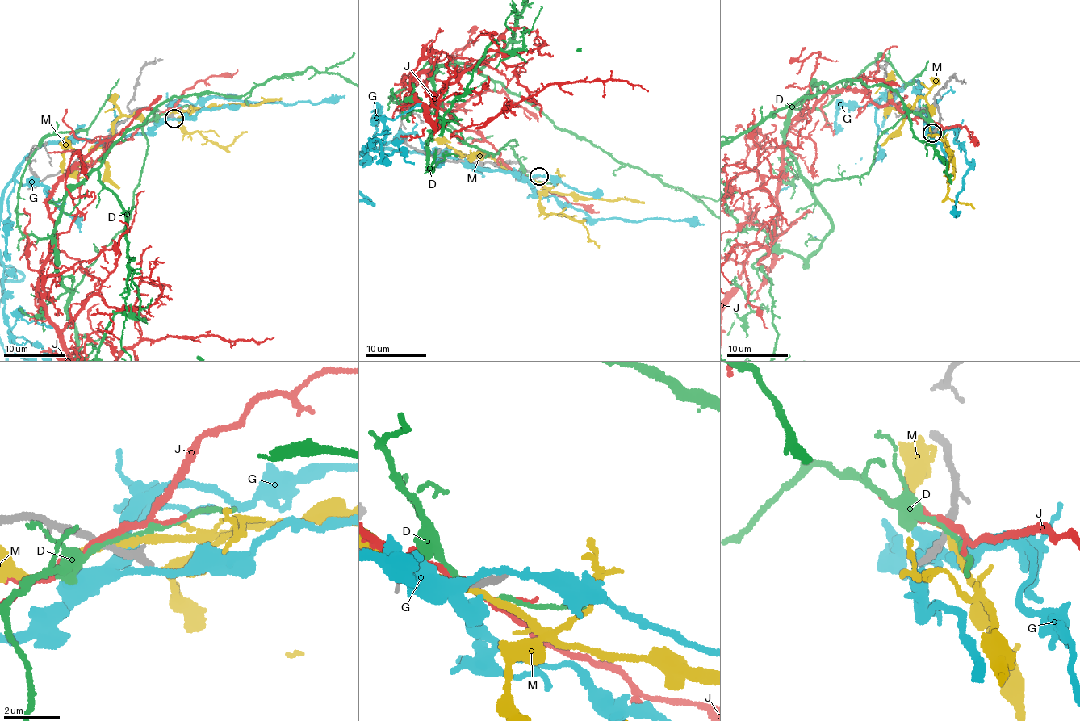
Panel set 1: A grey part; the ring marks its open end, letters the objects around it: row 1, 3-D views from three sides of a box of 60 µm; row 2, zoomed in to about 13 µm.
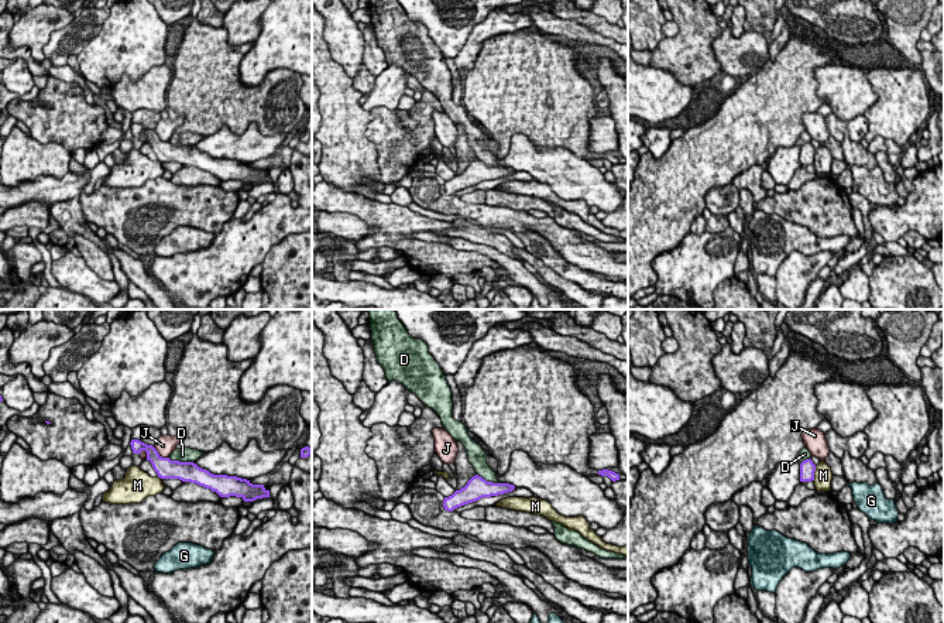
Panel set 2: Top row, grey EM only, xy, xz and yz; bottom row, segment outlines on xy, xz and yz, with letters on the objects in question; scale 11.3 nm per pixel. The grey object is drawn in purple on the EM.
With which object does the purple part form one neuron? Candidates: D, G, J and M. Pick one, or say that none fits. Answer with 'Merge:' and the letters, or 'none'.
Merge: none

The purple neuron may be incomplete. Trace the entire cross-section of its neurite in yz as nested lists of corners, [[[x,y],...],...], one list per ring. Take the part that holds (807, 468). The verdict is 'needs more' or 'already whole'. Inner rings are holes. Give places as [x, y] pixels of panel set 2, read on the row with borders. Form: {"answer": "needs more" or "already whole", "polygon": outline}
{"answer": "already whole", "polygon": [[[806,459],[800,463],[800,482],[814,480],[816,465],[811,459]]]}

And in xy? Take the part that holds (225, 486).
{"answer": "already whole", "polygon": [[[131,439],[130,445],[133,453],[140,455],[143,451],[147,452],[147,461],[151,462],[161,479],[179,479],[182,482],[196,483],[216,492],[220,497],[236,496],[244,502],[270,497],[270,490],[267,490],[264,485],[253,485],[250,480],[237,476],[213,475],[193,462],[162,458],[152,445],[147,445],[138,439]]]}

